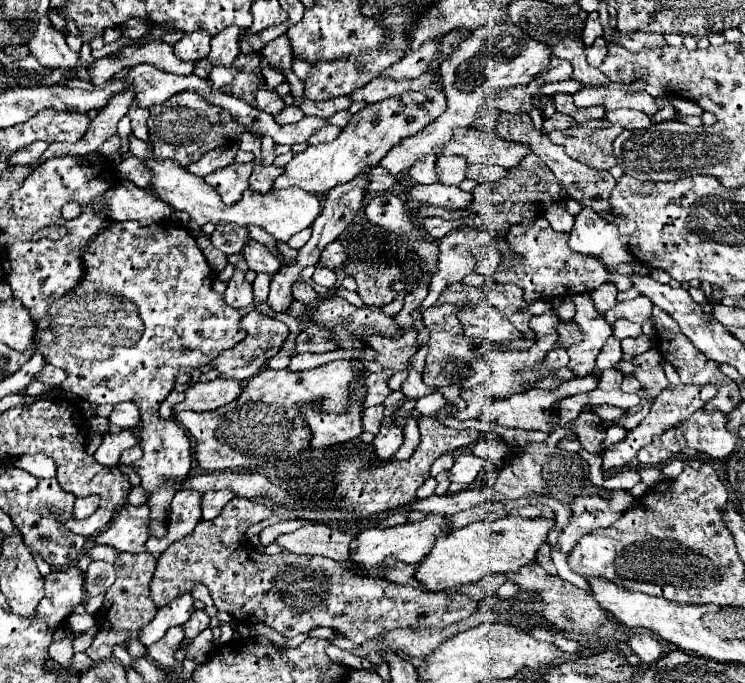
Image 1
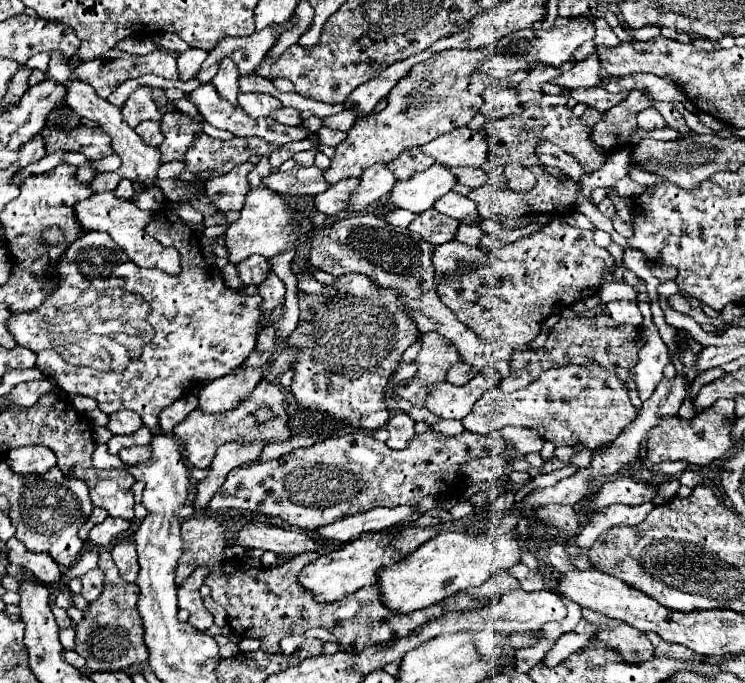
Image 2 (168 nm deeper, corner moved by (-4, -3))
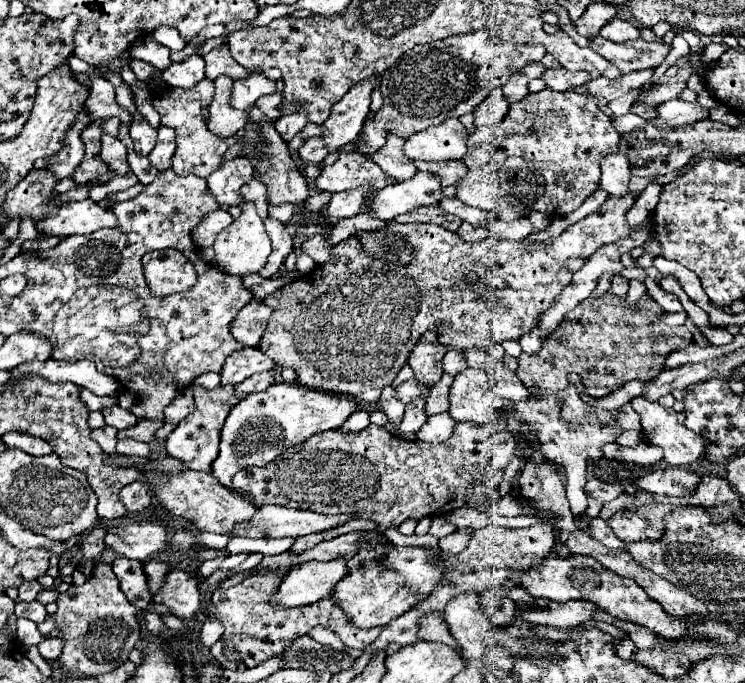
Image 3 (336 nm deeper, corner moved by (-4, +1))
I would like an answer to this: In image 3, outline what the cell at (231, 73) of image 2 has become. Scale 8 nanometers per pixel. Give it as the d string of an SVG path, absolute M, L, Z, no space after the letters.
M219 76L215 80L215 96L209 106L207 128L221 138L233 138L247 124L247 114L237 112L235 108L229 106L231 90L233 90L233 80L229 76Z

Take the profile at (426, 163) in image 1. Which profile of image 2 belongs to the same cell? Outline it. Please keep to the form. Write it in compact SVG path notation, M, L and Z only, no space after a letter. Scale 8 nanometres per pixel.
M409 148L397 160L389 162L389 168L393 170L397 180L409 180L413 174L423 172L423 170L427 170L433 164L435 164L433 156L425 156L421 152L421 148Z

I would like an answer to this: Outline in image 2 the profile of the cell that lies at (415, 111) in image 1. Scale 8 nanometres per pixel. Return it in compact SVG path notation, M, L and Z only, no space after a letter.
M485 48L443 50L427 62L417 64L389 92L383 112L363 116L351 126L347 138L335 148L331 166L323 172L325 182L335 184L345 178L359 178L375 162L391 162L411 146L423 146L449 130L467 126L483 106L483 90L487 84L483 84L479 62L489 54Z

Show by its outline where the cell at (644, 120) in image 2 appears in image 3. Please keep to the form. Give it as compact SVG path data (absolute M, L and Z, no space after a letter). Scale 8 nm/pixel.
M669 100L659 106L659 118L651 120L653 124L667 124L667 126L687 126L699 120L707 120L709 110L703 108L699 102L683 102L683 100Z

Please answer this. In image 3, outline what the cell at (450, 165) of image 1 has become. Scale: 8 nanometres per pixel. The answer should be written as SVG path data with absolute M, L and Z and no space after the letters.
M417 172L405 182L385 186L373 194L369 214L379 220L393 220L399 214L411 212L419 206L431 206L441 200L441 184L429 172Z

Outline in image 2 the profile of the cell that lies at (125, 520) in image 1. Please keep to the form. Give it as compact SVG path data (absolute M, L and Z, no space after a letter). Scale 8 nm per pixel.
M133 536L119 538L111 548L111 556L113 556L123 580L135 582L137 574L139 574L139 562L137 562L137 550L135 550Z

